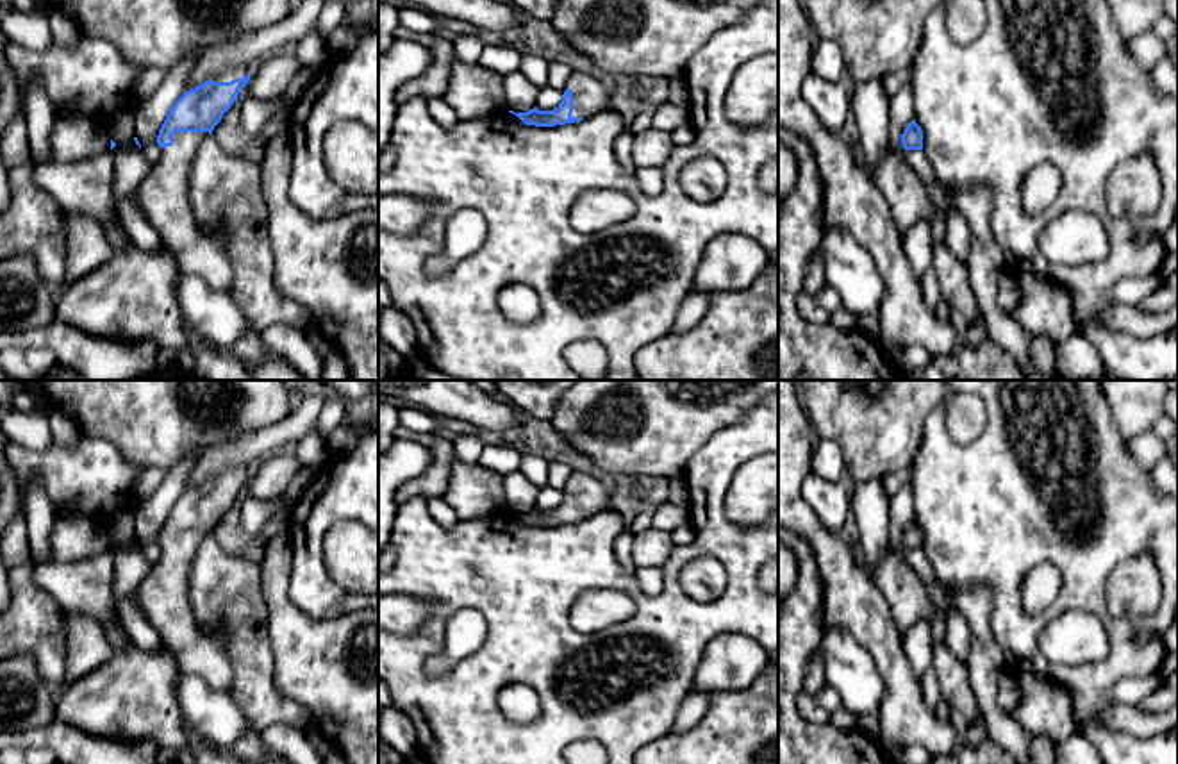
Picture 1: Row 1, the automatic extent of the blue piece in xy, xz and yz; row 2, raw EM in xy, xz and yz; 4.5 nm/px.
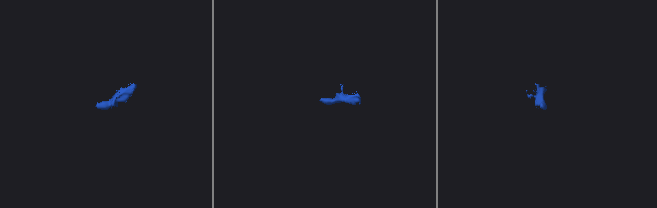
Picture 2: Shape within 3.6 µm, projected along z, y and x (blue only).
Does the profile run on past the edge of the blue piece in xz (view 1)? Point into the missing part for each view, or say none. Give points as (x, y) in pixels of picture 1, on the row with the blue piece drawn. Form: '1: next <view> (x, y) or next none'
1: next xz (589, 97)

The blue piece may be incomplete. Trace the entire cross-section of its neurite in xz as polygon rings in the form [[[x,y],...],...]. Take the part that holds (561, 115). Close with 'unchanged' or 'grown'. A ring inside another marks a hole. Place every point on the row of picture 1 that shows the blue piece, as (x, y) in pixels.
[[[573,71],[569,87],[562,95],[562,102],[553,111],[514,112],[525,125],[555,127],[582,121],[610,105],[612,93],[594,77]]] | grown

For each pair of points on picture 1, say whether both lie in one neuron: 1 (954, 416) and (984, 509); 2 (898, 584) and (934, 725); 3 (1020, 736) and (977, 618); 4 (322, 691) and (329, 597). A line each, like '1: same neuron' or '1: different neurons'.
1: different neurons
2: different neurons
3: same neuron
4: different neurons

